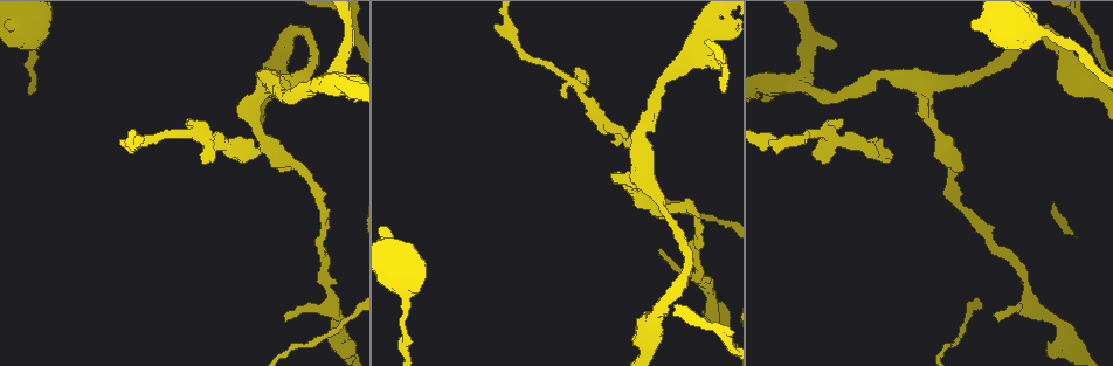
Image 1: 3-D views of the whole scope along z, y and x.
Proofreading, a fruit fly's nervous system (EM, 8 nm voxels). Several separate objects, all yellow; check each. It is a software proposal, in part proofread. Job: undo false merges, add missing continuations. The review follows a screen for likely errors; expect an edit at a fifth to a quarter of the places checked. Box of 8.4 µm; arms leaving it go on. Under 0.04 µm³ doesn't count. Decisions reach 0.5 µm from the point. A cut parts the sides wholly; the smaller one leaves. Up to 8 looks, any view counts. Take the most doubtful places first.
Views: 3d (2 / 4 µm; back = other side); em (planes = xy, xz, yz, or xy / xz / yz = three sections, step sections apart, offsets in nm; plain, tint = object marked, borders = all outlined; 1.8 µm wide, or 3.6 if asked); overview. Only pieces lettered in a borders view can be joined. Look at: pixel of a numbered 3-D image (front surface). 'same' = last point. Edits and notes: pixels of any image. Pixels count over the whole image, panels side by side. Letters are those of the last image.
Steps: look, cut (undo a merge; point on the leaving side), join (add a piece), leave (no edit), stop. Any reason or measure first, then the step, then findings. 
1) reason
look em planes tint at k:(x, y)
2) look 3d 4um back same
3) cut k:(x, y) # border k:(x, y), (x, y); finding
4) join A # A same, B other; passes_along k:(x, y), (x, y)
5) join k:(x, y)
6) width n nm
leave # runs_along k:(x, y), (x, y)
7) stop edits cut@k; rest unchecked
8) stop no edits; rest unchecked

free end
look 3d 4um at 1:(249, 157)

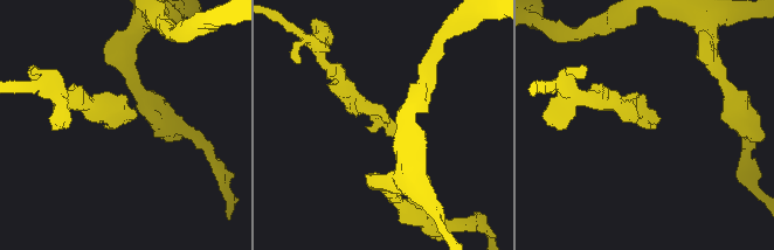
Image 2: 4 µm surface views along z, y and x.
shape alone is not enough
look em xz step 4 tint at 2:(125, 122)

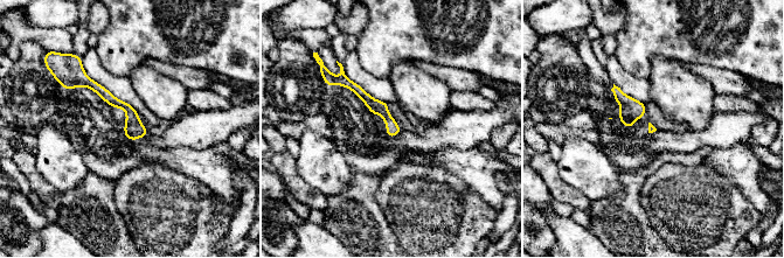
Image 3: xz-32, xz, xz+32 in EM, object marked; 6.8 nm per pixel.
look em planes borders same

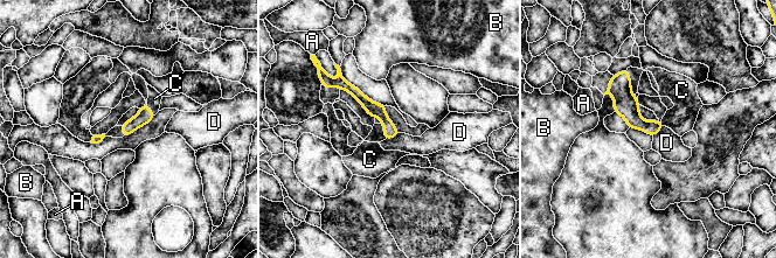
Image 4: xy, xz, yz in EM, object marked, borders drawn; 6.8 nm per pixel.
join C # A other, B other, C same, D other; passes_along 4:(145, 114), (151, 110), (154, 98); the neuron continues

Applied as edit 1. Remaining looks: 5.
free end
look 3d 2um at 1:(659, 250)

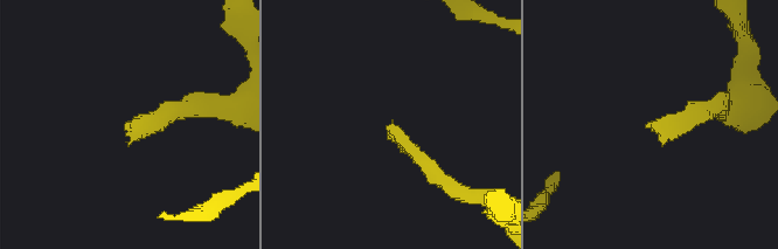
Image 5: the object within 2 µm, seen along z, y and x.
look em yz step 8 borders at 5:(128, 126)

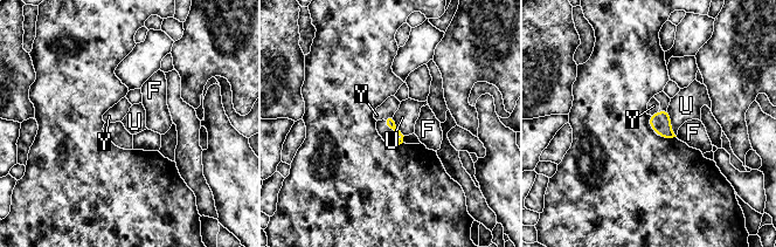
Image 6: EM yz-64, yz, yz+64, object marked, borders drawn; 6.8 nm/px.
cut it another way
look em xy step 16 borders same

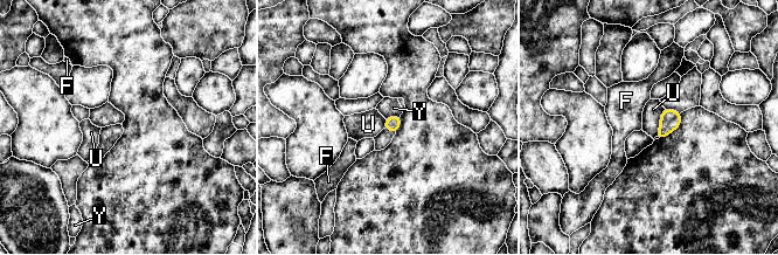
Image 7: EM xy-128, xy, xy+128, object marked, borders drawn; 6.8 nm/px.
leave # F other, U other, Y other; no lettered piece goes on from it

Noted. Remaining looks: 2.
stop edits join@4; rest unchecked

